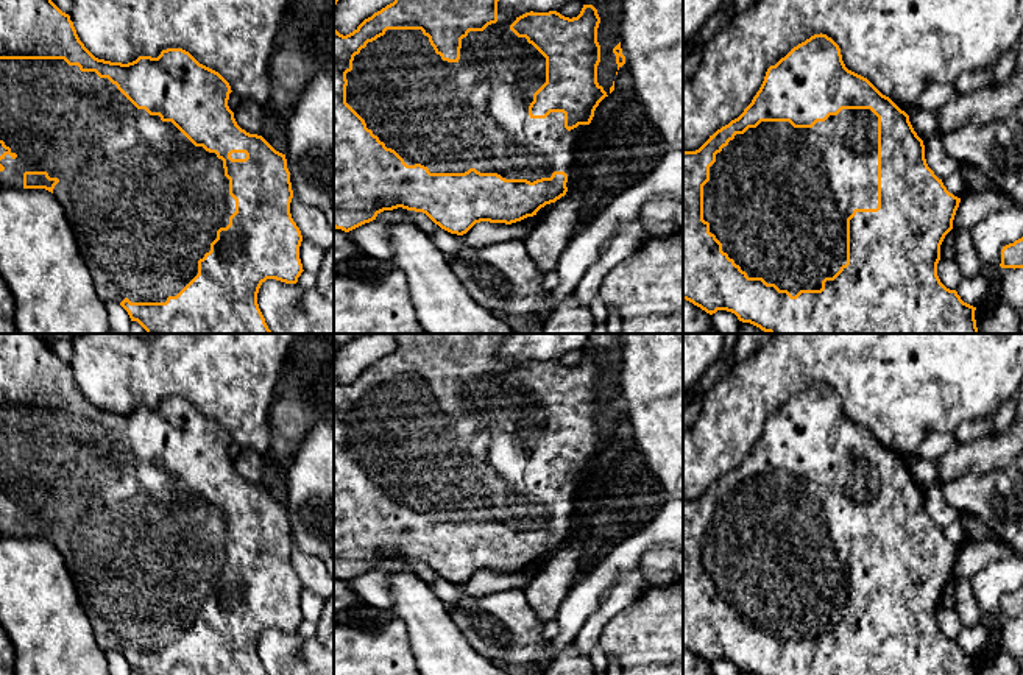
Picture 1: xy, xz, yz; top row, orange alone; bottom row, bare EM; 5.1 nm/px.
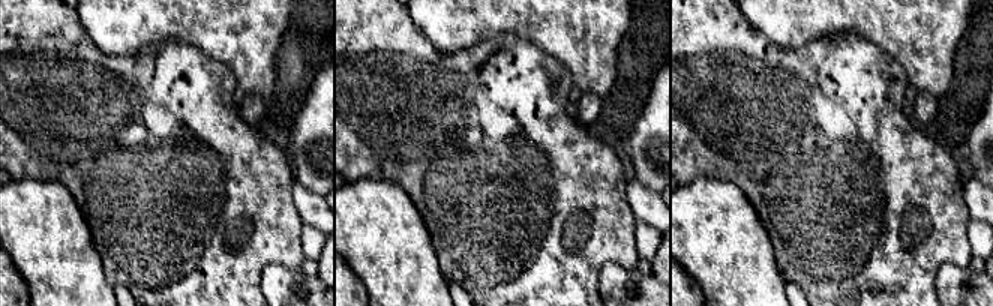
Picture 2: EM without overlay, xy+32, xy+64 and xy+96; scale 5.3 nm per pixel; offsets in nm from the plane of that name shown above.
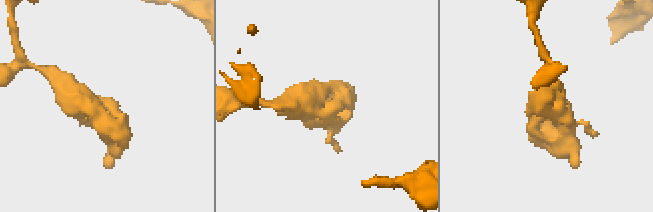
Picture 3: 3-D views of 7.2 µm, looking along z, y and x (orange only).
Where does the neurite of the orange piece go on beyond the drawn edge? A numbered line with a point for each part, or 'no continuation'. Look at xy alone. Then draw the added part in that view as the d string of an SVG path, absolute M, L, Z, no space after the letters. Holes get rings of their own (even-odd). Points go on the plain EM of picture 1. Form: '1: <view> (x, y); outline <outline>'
1: xy (145, 552); outline M0 408L0 489L17 504L16 508L6 504L0 510L5 516L0 521L2 536L22 538L25 521L47 521L50 527L59 528L53 544L65 560L80 603L92 624L95 641L104 653L120 653L125 647L131 652L165 652L168 645L176 645L198 624L198 610L211 600L217 580L226 577L229 566L235 561L235 549L229 544L229 528L225 525L223 510L215 502L195 496L172 471L162 471L159 465L137 458L108 427L100 427L95 421L81 421L78 415L69 415L64 408Z

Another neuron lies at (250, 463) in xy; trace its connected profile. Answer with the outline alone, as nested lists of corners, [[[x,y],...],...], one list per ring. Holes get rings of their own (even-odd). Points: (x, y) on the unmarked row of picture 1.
[[[243,447],[234,460],[237,474],[250,483],[260,485],[265,458],[254,449]]]

